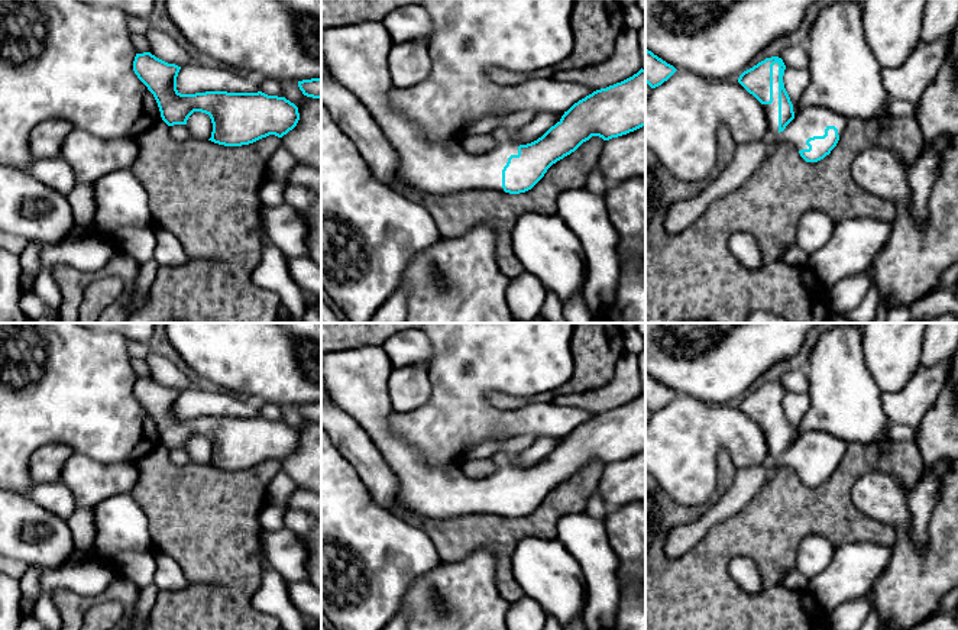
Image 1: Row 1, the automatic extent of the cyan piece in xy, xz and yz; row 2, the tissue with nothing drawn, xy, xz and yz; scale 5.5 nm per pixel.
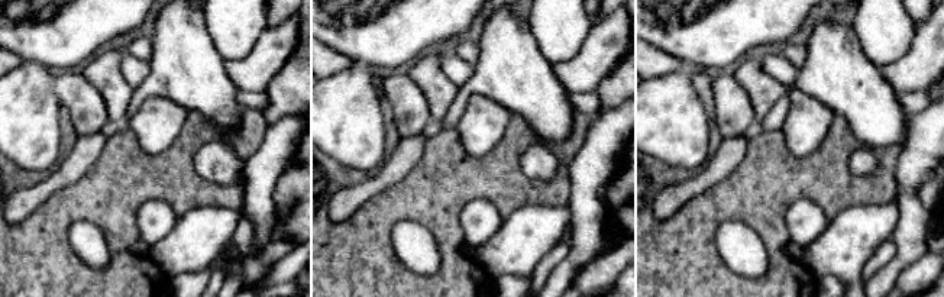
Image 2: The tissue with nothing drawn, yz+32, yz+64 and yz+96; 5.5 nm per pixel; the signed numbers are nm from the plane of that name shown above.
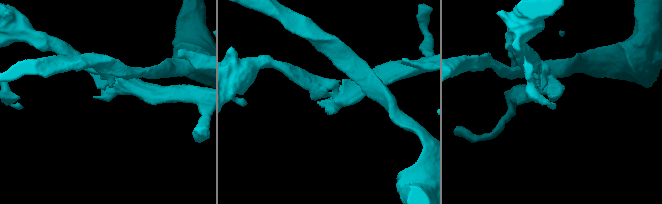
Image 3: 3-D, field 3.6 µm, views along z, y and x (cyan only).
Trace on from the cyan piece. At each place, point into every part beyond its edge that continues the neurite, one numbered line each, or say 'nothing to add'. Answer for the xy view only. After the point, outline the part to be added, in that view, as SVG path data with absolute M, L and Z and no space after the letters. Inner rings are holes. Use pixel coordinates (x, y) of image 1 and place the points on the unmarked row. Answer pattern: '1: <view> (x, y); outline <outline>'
1: xy (178, 456); outline M187 449L168 450L168 458L174 466L185 466L192 462Z

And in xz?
1: xz (356, 380); outline M360 346L321 353L321 377L333 403L359 421L391 465L399 481L401 504L420 516L437 520L469 514L505 517L502 494L511 479L518 479L520 471L512 465L511 455L495 452L491 458L495 462L495 472L485 478L470 478L460 465L427 466L410 443L389 430L388 419L392 407L388 382L392 369L391 359L382 346Z

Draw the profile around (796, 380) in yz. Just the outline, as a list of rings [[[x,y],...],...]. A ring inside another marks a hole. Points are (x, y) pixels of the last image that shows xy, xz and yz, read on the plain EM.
[[[792,369],[781,378],[781,384],[786,391],[807,394],[809,379],[806,371]]]

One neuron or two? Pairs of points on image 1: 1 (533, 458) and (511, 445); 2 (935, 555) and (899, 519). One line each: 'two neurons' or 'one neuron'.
1: two neurons
2: one neuron

